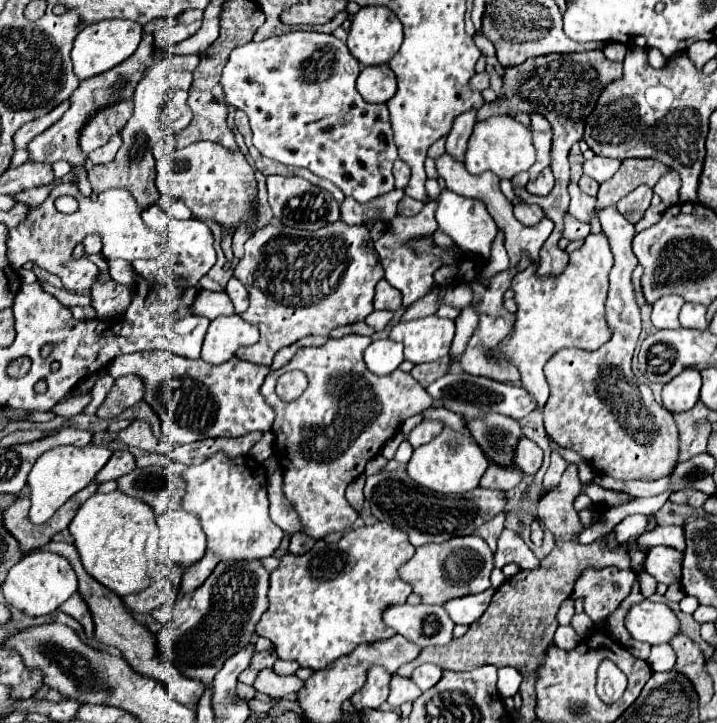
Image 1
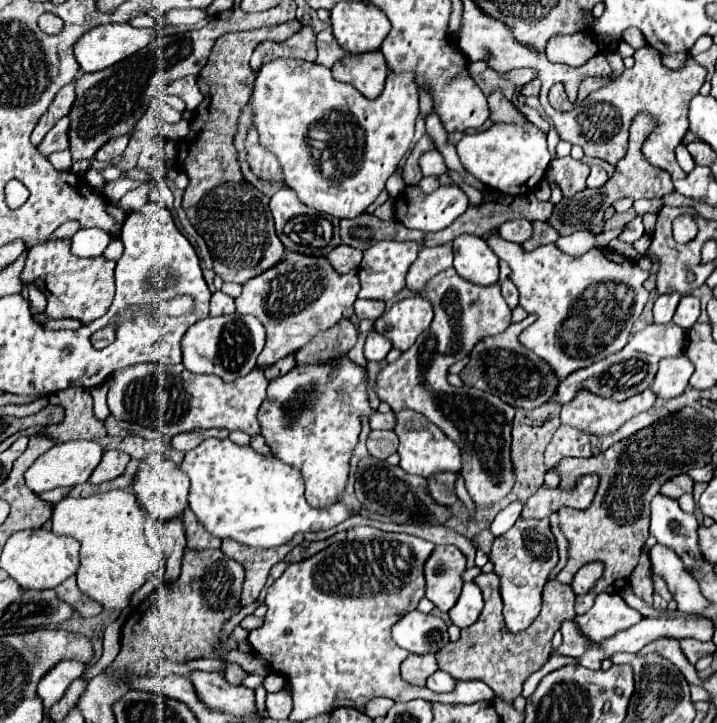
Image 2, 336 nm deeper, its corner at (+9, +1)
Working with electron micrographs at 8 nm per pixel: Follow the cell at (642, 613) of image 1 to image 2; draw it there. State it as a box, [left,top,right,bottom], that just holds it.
[574,594,640,642]

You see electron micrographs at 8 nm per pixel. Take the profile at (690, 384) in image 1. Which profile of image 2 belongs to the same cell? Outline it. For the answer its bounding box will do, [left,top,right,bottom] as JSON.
[652,354,694,400]

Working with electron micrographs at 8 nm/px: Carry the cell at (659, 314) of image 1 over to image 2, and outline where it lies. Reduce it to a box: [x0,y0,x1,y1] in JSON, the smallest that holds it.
[654,292,680,324]

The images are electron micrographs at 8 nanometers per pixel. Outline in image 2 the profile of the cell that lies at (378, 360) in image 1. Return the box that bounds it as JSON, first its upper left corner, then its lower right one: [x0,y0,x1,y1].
[364,332,392,362]

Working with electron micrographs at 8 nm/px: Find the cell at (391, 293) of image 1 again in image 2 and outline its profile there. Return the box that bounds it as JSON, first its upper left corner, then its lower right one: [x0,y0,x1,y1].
[354,300,386,320]

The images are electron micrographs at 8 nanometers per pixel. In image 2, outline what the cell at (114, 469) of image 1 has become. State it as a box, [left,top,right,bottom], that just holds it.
[90,450,130,484]

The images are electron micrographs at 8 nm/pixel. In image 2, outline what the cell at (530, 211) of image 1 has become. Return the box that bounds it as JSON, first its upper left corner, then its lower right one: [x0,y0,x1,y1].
[498,220,532,244]

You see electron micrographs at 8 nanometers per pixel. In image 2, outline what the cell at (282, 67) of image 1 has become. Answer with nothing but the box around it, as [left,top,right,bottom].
[250,60,420,218]

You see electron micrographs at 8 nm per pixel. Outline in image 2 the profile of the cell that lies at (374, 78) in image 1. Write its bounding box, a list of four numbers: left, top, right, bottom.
[332,50,388,98]

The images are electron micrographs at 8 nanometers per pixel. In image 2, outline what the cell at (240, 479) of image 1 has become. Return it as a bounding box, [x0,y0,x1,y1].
[180,438,354,548]

